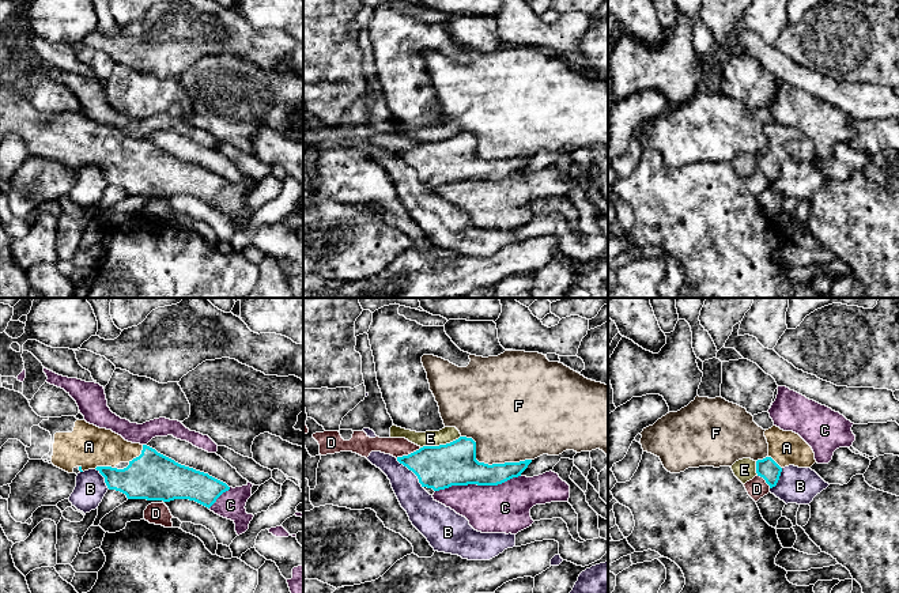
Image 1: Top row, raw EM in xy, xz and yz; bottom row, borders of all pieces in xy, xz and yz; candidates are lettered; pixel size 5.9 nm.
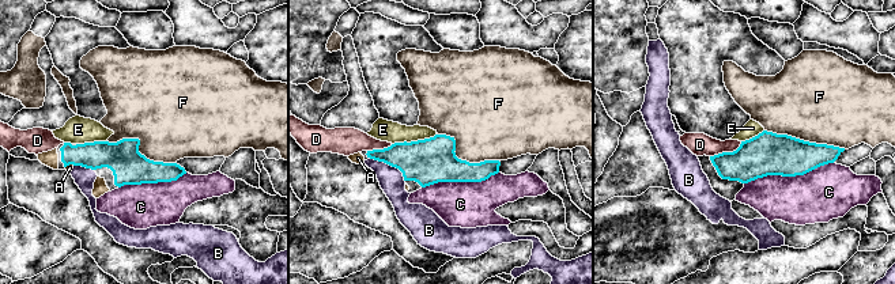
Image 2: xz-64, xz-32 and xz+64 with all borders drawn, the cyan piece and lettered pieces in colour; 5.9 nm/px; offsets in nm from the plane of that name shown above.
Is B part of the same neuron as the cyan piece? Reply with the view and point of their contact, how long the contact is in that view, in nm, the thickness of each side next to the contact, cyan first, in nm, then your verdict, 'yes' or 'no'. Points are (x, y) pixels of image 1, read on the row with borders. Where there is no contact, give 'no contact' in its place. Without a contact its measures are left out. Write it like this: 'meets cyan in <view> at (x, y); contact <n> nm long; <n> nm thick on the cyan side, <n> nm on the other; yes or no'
meets cyan in xz at (412, 471); contact 240 nm long; 260 nm thick on the cyan side, 190 nm on the other; no

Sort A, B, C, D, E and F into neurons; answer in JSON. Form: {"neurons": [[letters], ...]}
{"neurons": [["A"], ["B"], ["C"], ["D"], ["E"], ["F"]]}

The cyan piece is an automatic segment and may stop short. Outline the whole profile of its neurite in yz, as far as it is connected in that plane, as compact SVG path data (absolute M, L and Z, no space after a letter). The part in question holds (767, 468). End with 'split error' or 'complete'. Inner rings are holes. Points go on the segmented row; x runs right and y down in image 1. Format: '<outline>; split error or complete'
M777 426L764 431L768 456L756 461L756 473L770 488L775 487L785 467L811 468L816 460L812 447L796 433Z; split error

